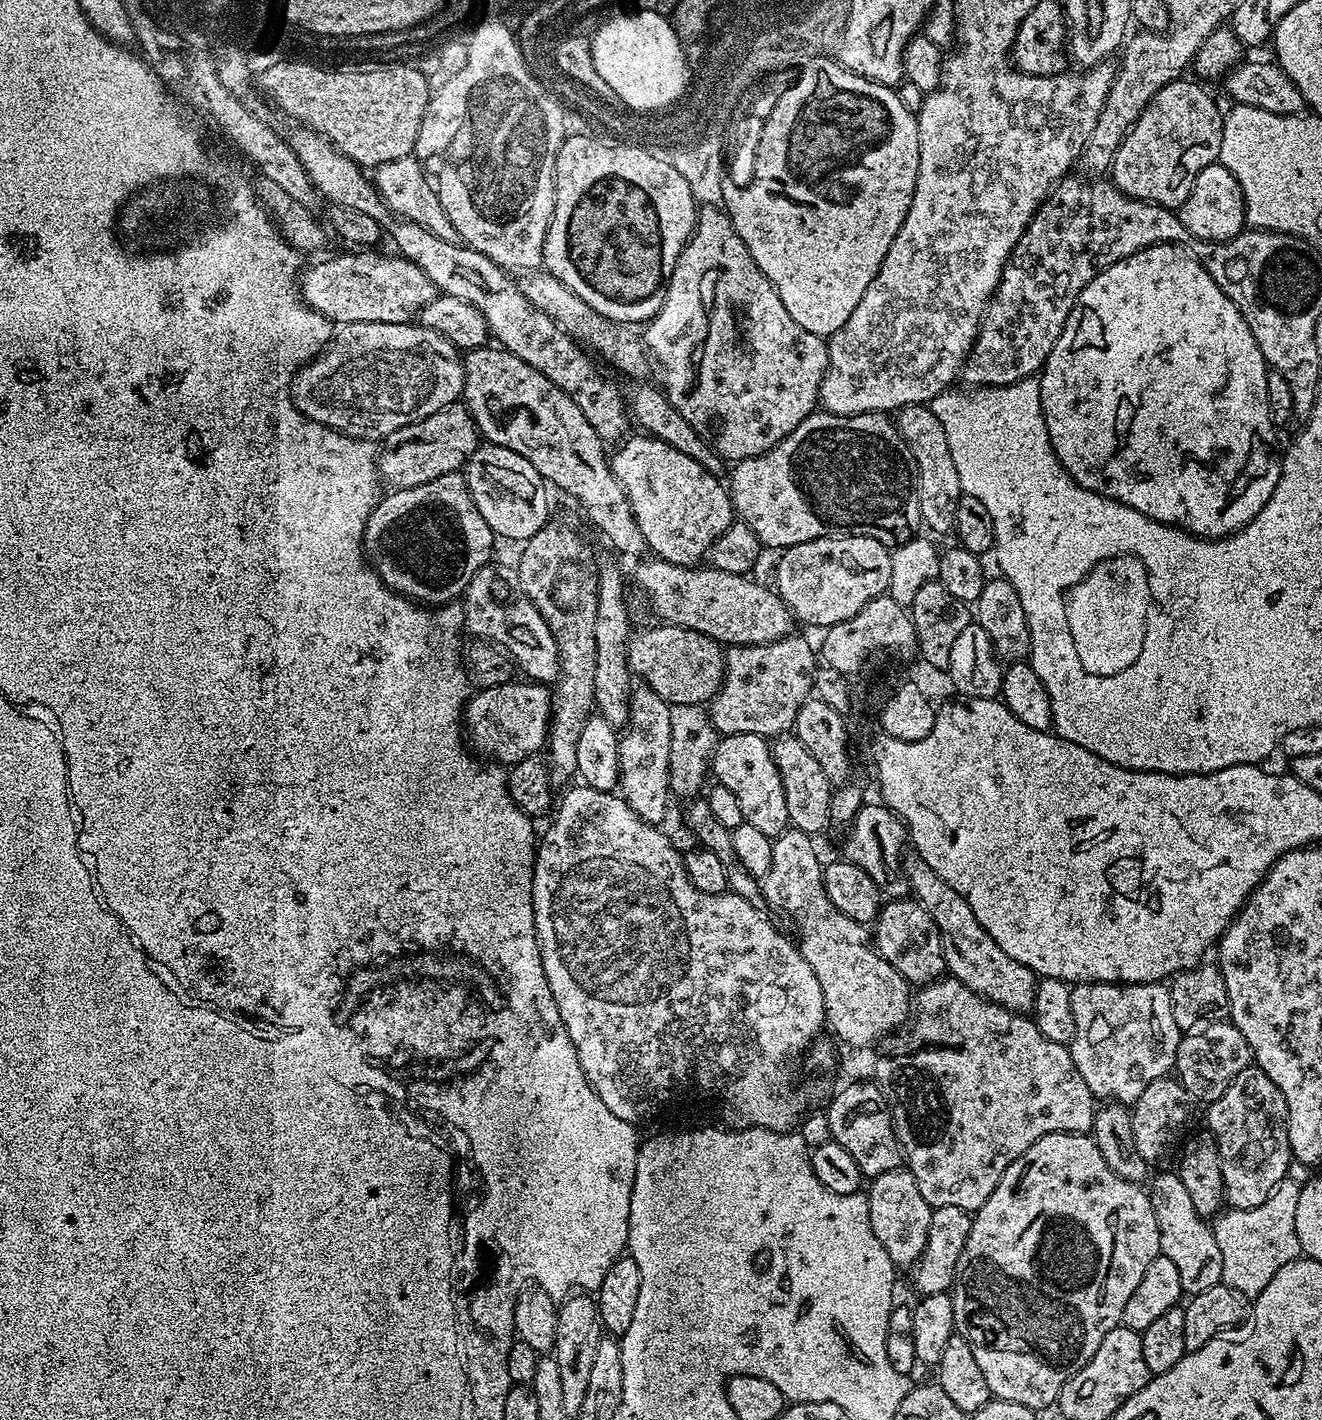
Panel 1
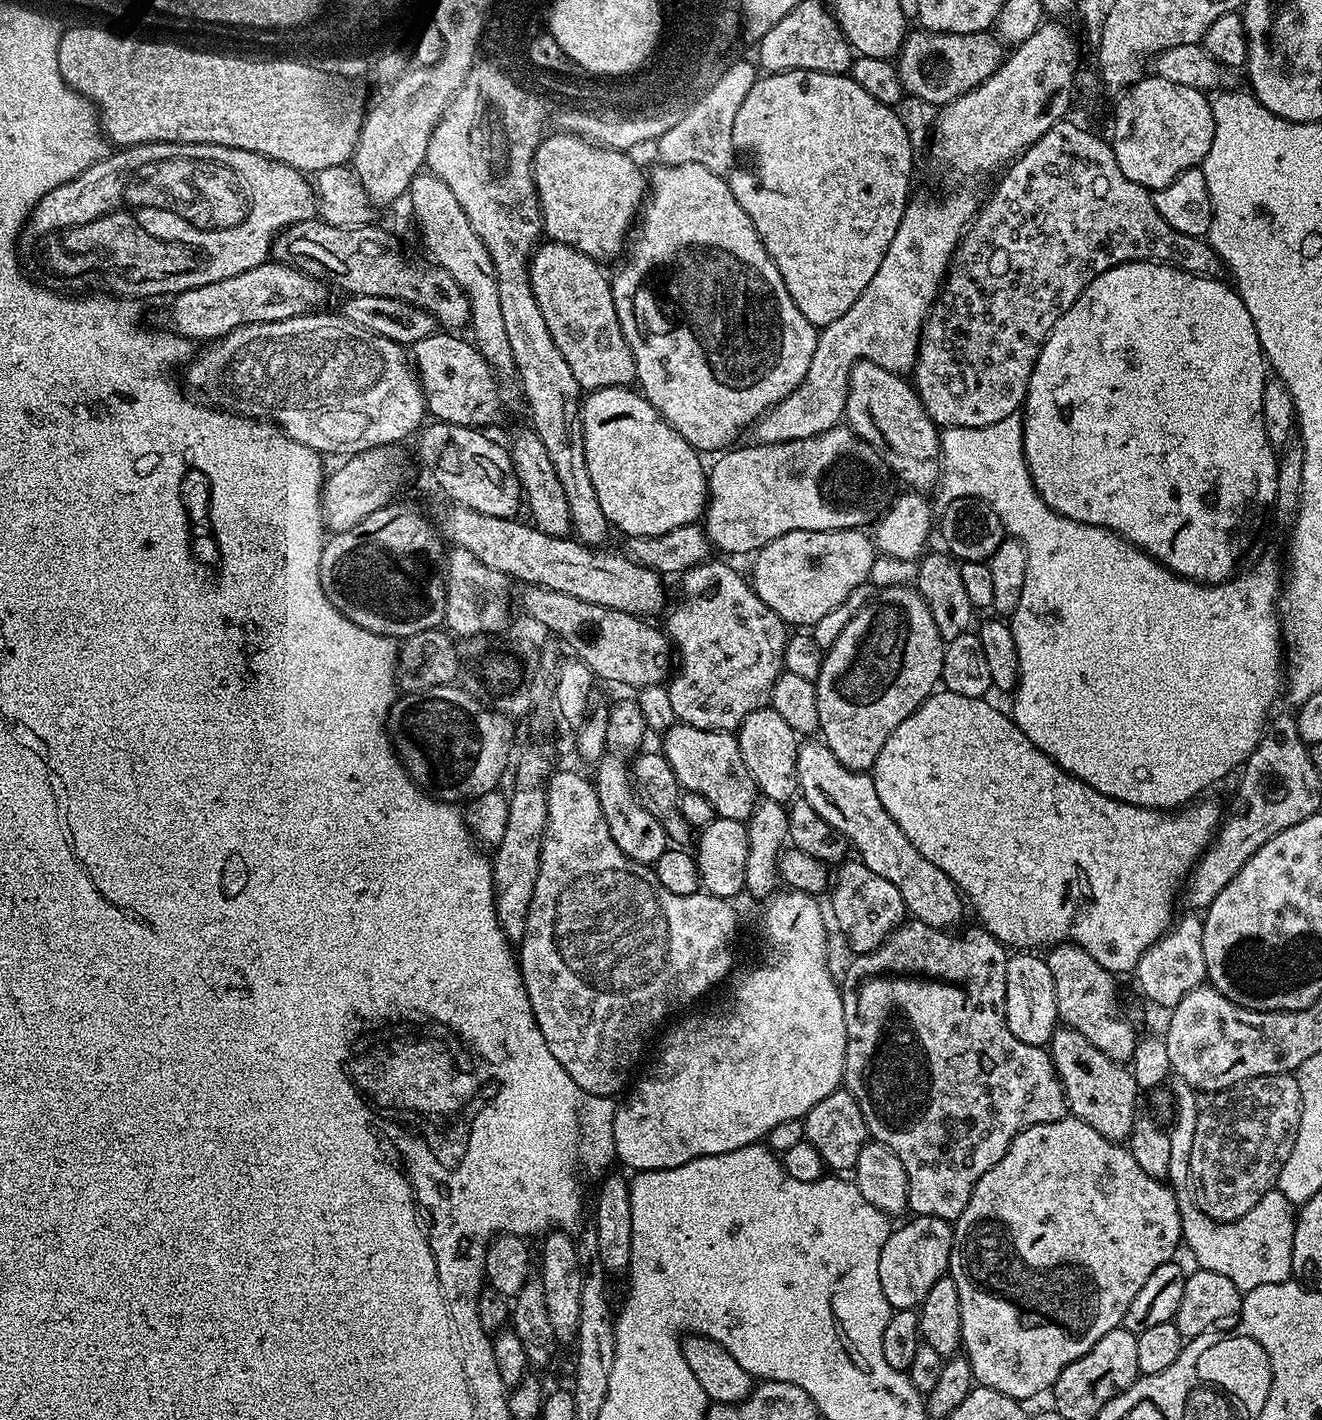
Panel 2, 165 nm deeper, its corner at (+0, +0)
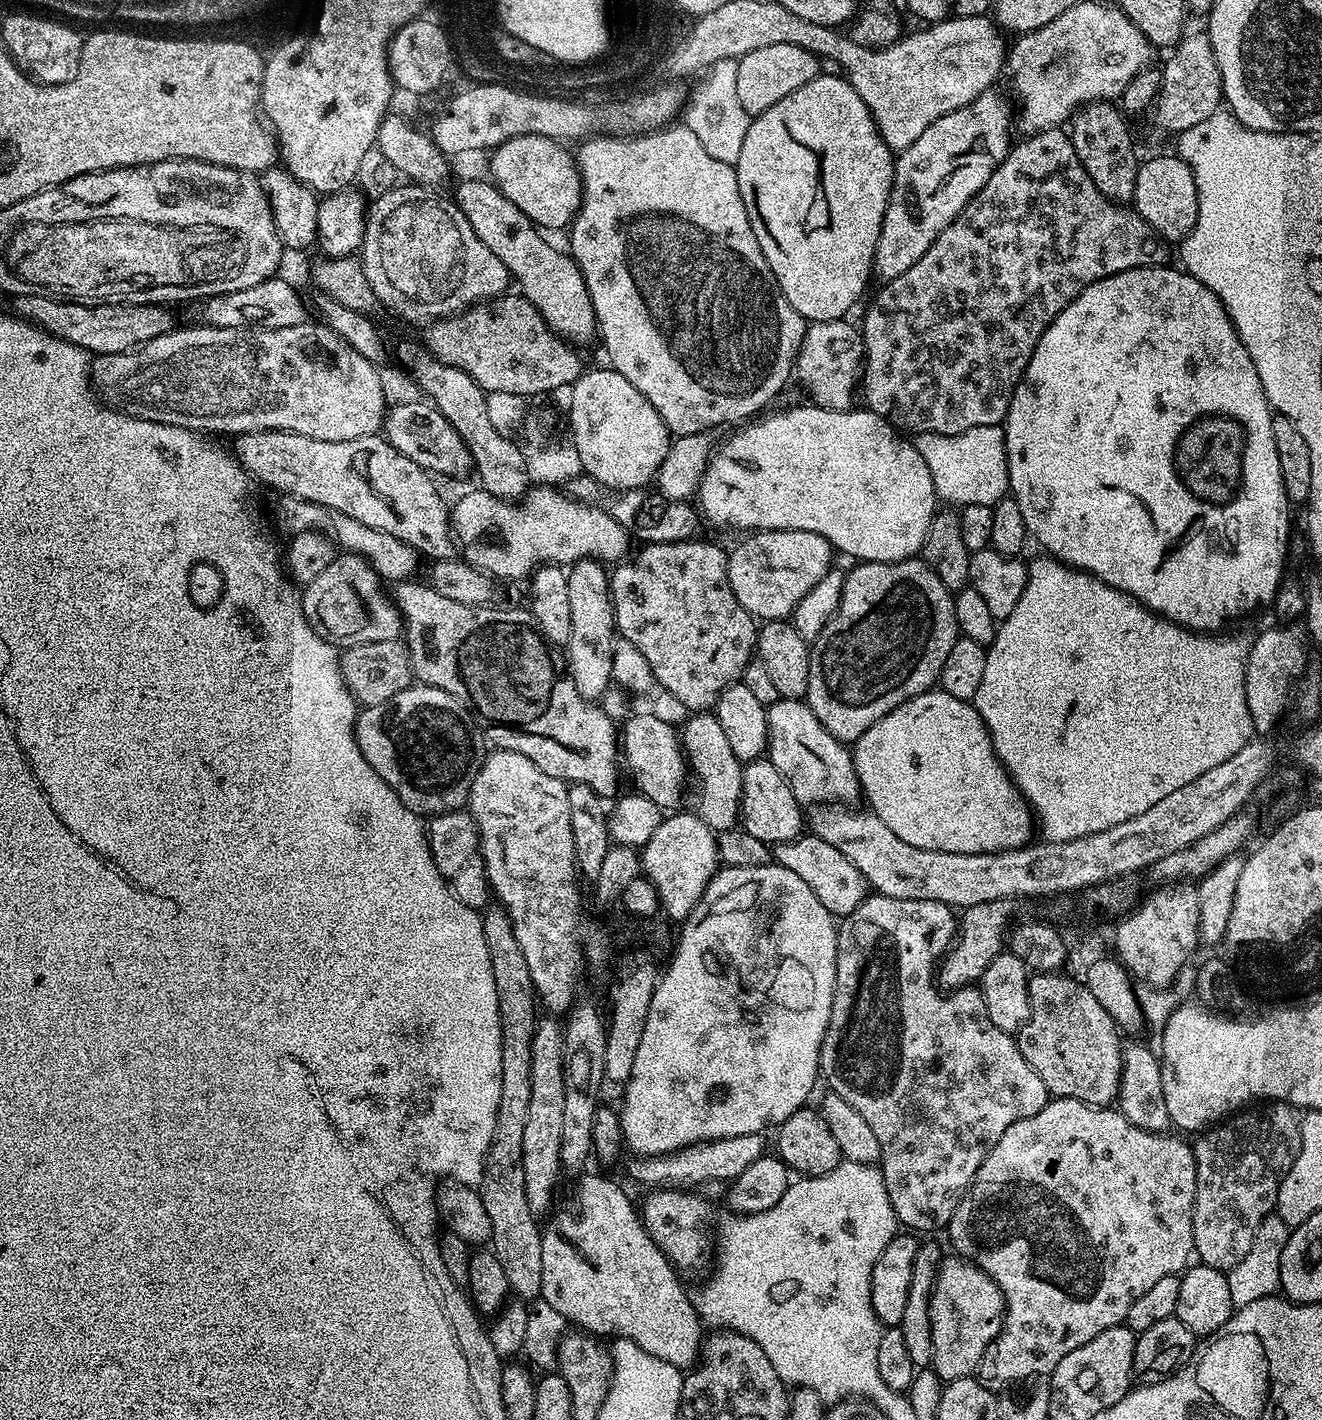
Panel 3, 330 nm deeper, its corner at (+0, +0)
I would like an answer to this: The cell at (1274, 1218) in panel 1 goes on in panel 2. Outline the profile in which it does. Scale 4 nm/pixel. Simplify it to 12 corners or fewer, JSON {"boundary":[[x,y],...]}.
{"boundary":[[1180,1184],[1197,1269],[1243,1294],[1293,1279],[1297,1209],[1278,1190],[1218,1224]]}

